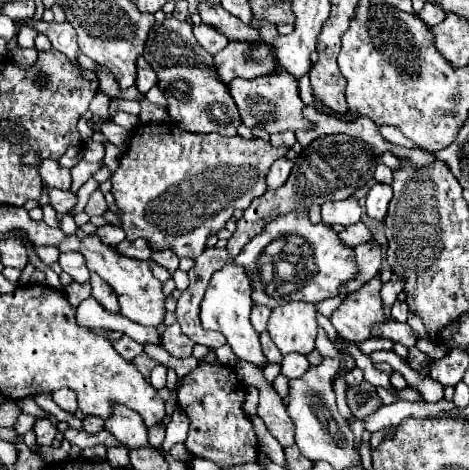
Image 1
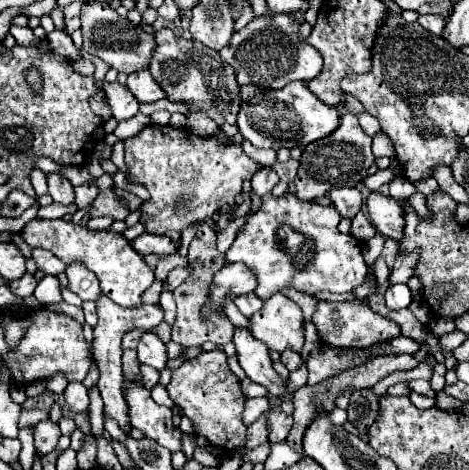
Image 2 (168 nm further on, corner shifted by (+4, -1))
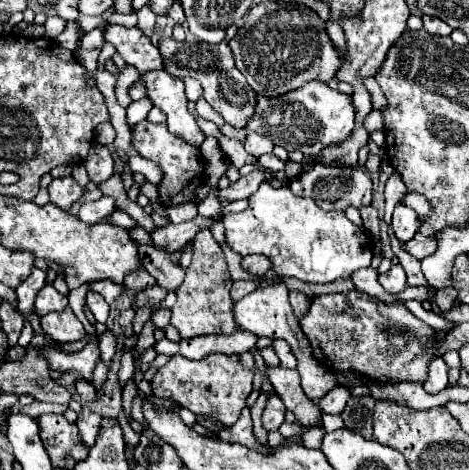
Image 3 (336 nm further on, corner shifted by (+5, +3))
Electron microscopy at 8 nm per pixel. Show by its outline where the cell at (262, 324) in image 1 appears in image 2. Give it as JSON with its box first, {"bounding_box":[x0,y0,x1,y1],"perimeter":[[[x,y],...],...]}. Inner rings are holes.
{"bounding_box":[234,294,262,316],"perimeter":[[[242,294],[242,296],[236,296],[234,298],[234,304],[238,306],[238,310],[244,314],[244,316],[252,316],[256,310],[262,308],[262,300],[256,298],[256,294]]]}

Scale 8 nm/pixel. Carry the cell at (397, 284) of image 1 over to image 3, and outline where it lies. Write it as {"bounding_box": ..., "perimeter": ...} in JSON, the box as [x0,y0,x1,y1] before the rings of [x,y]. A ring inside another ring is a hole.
{"bounding_box":[401,224,437,260],"perimeter":[[[421,224],[419,232],[417,232],[411,240],[403,242],[401,248],[403,248],[407,254],[411,254],[413,258],[417,258],[417,260],[433,254],[435,248],[437,248],[437,246],[435,246],[435,230],[433,230],[433,226],[431,226],[431,224]]]}

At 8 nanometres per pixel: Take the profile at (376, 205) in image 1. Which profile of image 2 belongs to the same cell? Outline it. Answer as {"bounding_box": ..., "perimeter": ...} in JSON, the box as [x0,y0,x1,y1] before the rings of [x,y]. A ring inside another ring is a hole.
{"bounding_box":[366,192,404,240],"perimeter":[[[372,192],[370,198],[366,200],[366,206],[368,206],[370,218],[380,234],[394,238],[394,240],[402,240],[402,236],[404,236],[404,210],[402,210],[400,202],[396,202],[390,196]]]}

